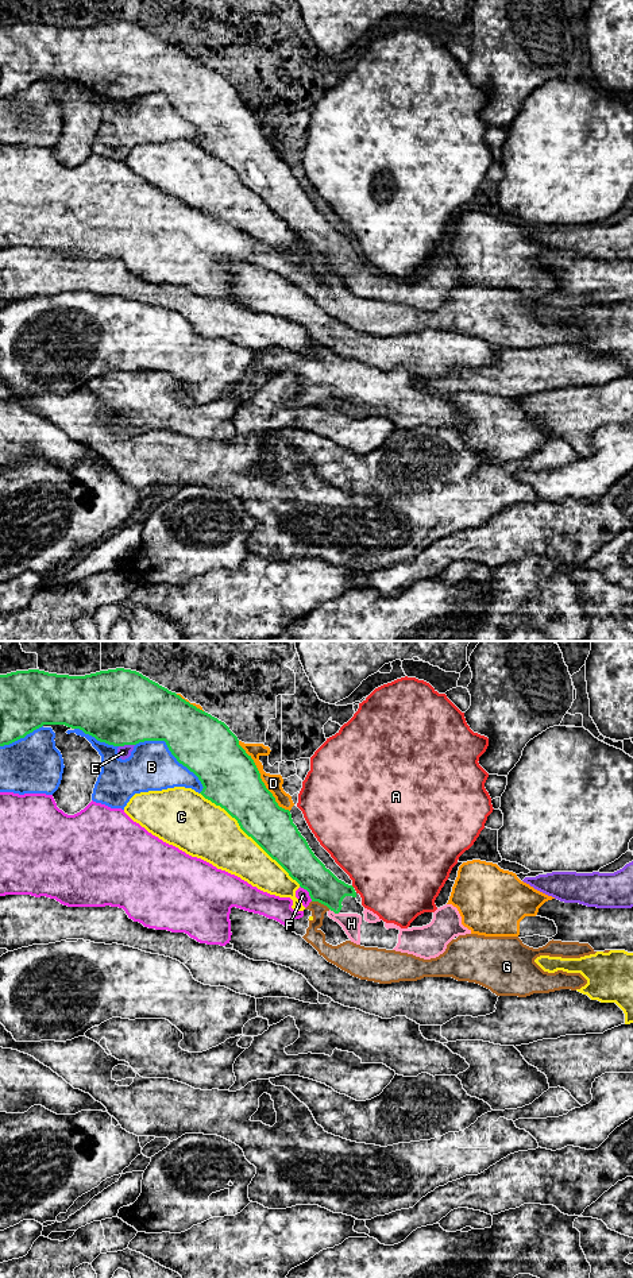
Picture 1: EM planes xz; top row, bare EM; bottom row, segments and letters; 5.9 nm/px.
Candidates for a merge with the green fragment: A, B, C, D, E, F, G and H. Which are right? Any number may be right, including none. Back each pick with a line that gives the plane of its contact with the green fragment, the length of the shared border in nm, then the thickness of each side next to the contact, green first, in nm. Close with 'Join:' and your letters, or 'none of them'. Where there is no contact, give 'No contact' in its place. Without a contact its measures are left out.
H: Touches green in xz. Shared border 70 nm. Thickness 190 nm (green) against 110 nm
Join: H

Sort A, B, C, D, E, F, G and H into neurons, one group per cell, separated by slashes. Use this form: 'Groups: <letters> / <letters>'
Groups: A / B / C / D / E / F G / H

